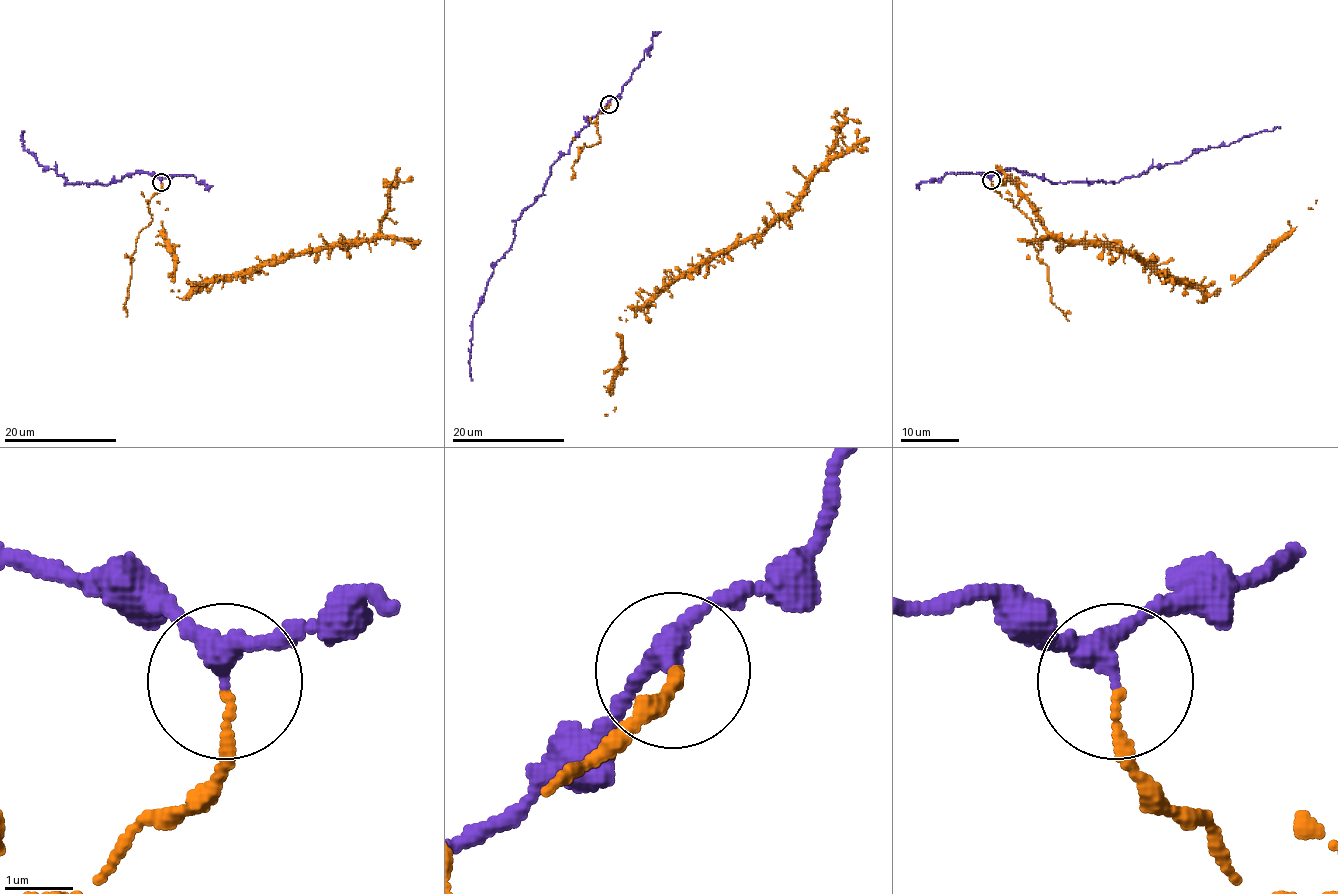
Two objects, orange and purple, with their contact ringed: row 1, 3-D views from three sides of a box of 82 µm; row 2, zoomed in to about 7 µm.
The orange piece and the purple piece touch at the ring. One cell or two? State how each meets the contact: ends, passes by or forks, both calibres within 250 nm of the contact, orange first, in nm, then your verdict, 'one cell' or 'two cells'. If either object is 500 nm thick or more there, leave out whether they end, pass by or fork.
orange ends | purple passes by | 110/280 nm | two cells

